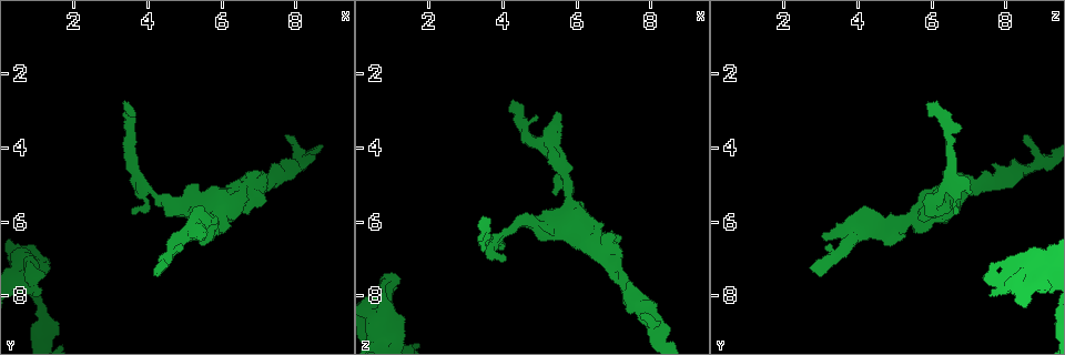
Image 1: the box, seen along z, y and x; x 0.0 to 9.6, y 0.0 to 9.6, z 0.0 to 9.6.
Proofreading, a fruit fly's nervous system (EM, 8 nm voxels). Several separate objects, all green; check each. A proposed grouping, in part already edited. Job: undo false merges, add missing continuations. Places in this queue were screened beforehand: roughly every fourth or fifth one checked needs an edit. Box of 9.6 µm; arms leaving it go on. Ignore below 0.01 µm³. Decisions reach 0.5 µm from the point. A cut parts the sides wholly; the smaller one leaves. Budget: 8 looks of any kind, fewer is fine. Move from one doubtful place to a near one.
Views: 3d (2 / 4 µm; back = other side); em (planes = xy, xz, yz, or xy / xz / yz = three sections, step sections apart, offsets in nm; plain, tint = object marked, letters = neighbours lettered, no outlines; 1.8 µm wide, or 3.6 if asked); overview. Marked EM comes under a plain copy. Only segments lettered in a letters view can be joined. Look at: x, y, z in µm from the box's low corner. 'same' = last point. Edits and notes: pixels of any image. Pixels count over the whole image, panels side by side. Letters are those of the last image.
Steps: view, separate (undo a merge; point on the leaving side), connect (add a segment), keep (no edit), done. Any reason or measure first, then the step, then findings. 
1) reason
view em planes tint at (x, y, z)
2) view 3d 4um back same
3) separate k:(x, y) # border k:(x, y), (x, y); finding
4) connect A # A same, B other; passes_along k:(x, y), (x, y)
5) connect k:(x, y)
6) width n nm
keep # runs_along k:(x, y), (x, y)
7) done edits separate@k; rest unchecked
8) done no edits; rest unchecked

narrows sharply
view 3d 2um back at (7.10, 5.05, 7.40)

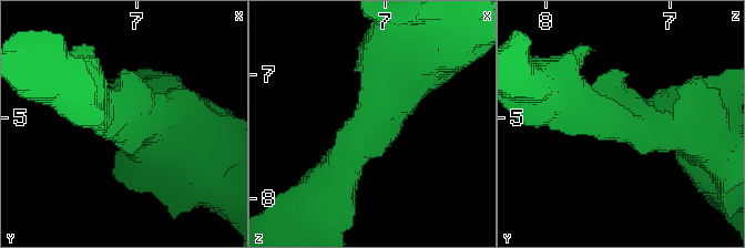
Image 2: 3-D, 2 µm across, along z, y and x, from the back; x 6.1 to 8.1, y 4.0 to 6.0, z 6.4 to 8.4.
arm_widths 400, 500 nm
view em 3.6um xy step 4 letters at (7.12, 5.04, 7.42)

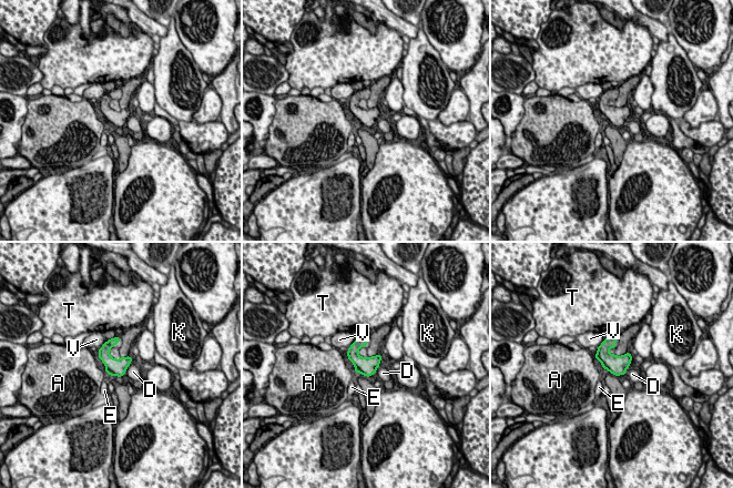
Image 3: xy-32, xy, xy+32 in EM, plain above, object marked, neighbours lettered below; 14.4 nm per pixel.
longest_contact D 240 nm
keep # A other, D other, E other, K other, T other, V other; border 3:(131, 361), (123, 374); all the same neuron

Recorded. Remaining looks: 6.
long arm stops here
view 3d 2um back at (3.30, 2.75, 6.10)

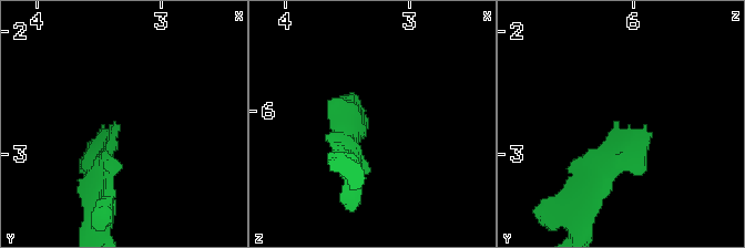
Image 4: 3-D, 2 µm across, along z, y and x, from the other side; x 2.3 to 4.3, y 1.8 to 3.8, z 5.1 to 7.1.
view em planes letters at (3.34, 2.76, 6.12)

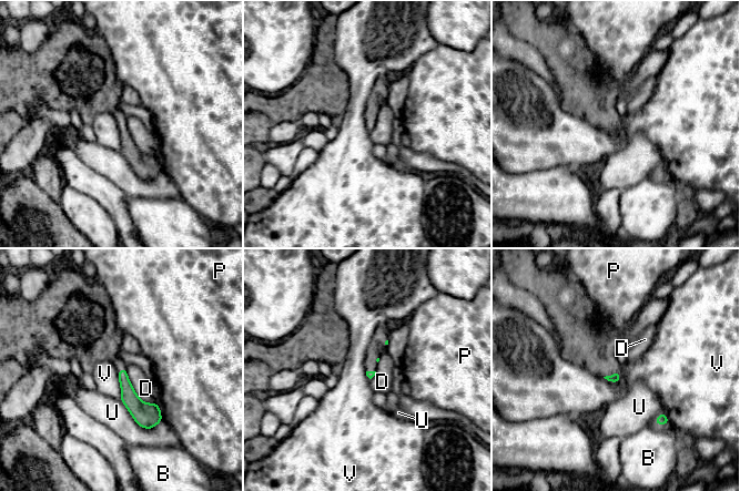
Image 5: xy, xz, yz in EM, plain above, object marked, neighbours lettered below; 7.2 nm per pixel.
longest_contact D 360 nm
keep # B other, D other, P other, U other, V other; border 5:(117, 371), (121, 398); no lettered segment goes on from it

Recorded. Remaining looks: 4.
stops while still wide
view em planes letters at (5.45, 6.35, 3.00)

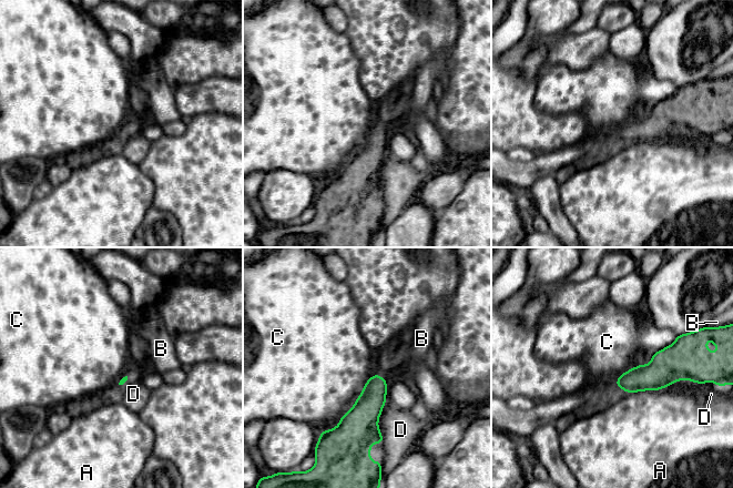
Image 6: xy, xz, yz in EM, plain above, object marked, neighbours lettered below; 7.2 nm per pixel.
keep # A other, B other, C other, D other; border 6:(376, 373), (368, 379), (356, 399); none of them fits

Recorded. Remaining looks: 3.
done no edits; rest unchecked

